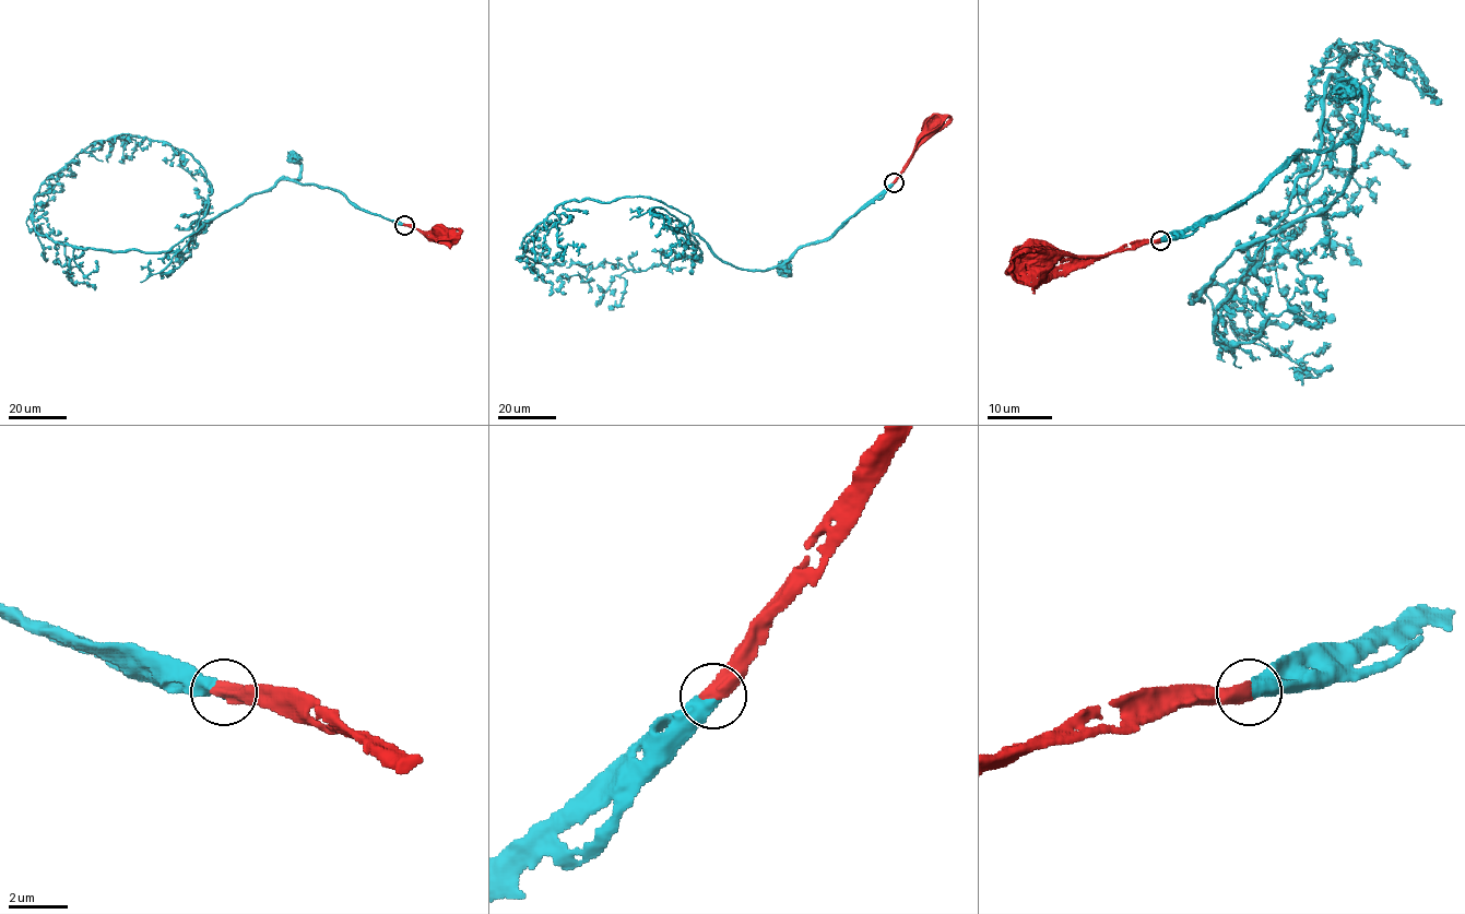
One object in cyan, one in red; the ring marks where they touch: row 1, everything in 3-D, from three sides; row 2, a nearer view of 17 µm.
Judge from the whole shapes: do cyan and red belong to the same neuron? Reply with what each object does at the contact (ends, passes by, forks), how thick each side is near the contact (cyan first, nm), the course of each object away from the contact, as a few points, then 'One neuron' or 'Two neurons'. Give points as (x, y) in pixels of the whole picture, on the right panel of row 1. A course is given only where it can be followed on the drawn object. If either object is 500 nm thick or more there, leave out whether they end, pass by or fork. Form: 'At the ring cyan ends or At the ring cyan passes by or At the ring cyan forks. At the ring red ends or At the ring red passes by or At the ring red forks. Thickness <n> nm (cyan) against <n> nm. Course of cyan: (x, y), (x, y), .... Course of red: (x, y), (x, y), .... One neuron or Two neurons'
Thickness 550 nm (cyan) against 550 nm. Course of cyan: (1160, 240), (1350, 143), (1324, 210), (1238, 245), (1190, 301), (1267, 264), (1342, 127), (1333, 101). Course of red: (1160, 240), (1141, 240), (1131, 248), (1097, 254), (1041, 251), (1038, 257). One neuron

